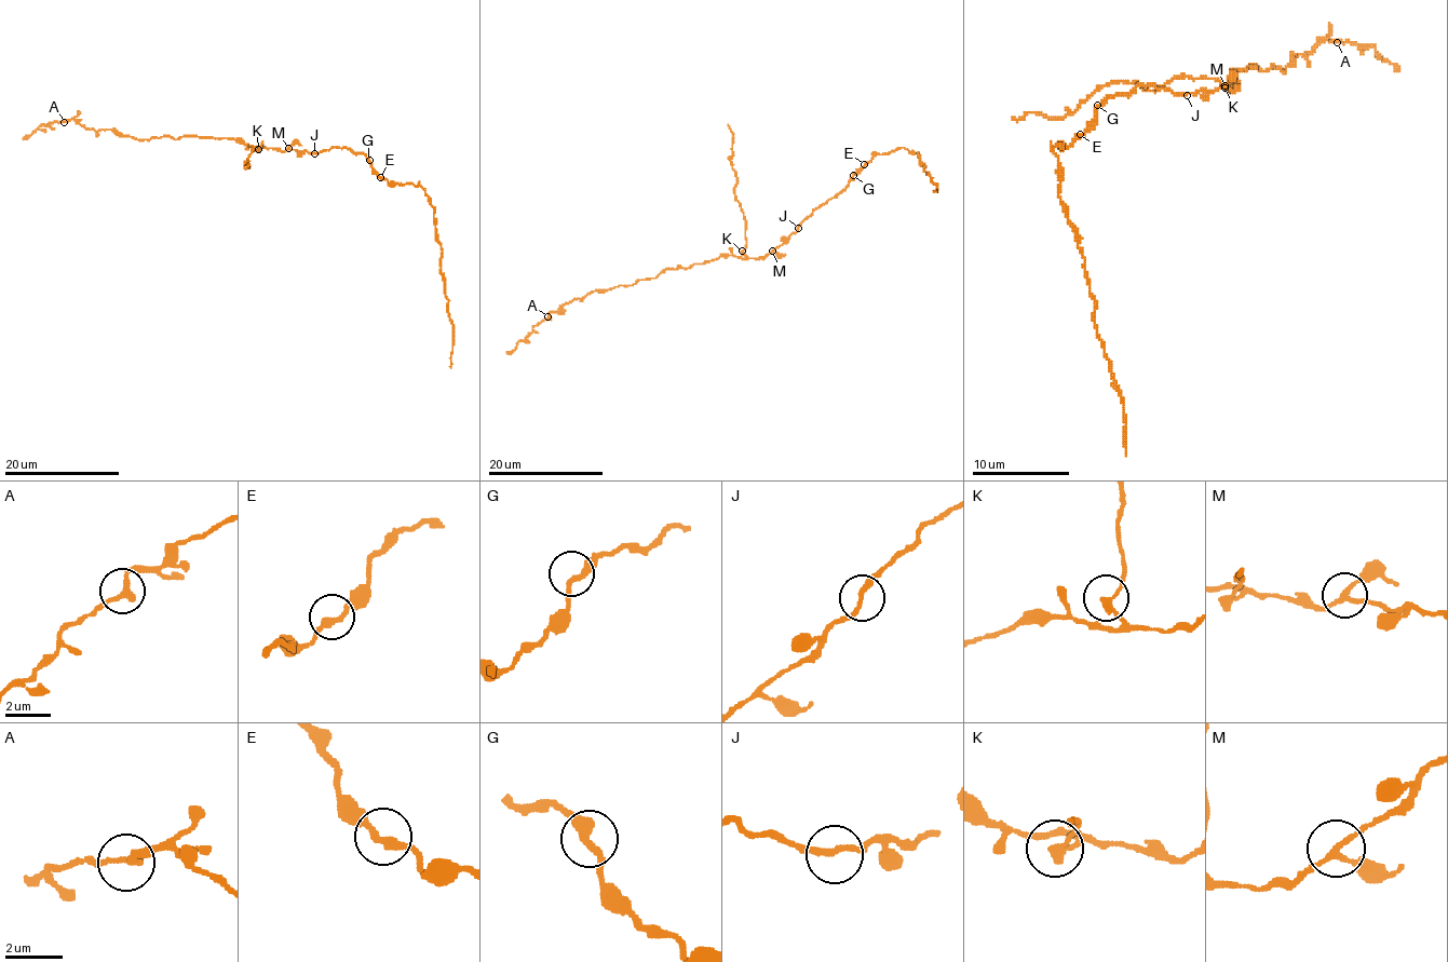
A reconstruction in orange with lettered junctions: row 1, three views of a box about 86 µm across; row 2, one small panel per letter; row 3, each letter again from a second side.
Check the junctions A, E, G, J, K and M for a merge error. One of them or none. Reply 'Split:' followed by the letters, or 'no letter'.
Split: K

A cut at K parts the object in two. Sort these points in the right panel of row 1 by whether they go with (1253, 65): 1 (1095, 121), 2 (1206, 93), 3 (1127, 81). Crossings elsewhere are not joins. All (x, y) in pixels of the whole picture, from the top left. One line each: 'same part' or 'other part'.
1: same part
2: same part
3: other part

